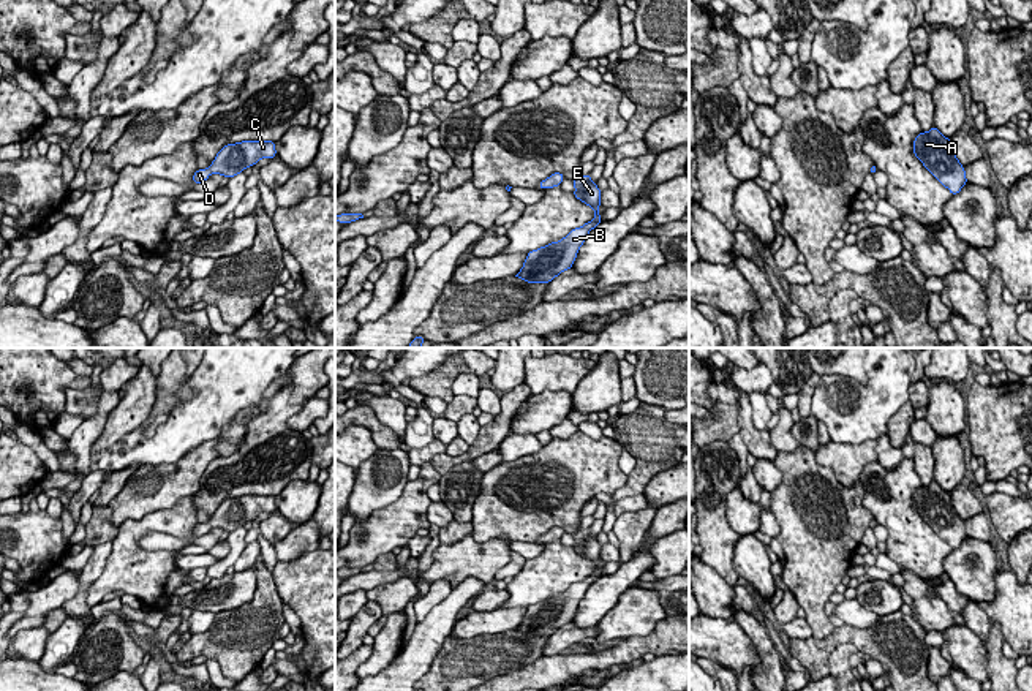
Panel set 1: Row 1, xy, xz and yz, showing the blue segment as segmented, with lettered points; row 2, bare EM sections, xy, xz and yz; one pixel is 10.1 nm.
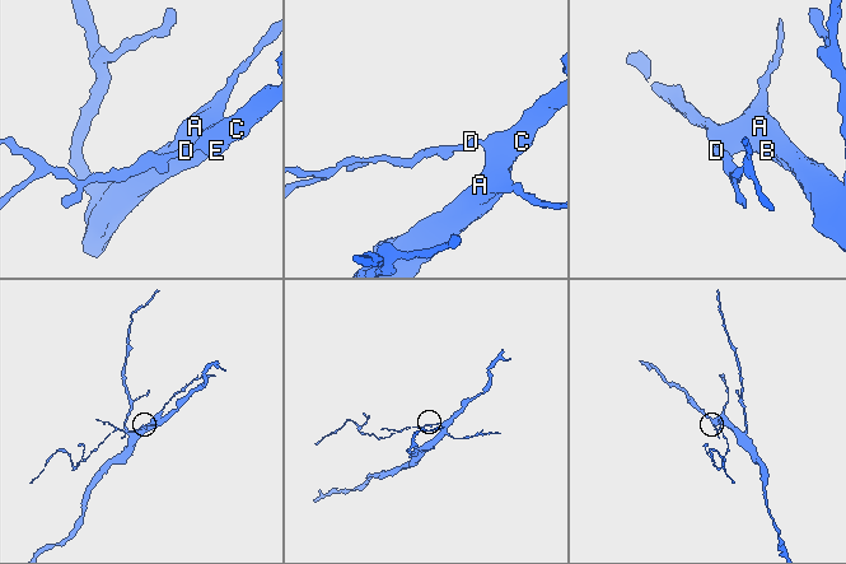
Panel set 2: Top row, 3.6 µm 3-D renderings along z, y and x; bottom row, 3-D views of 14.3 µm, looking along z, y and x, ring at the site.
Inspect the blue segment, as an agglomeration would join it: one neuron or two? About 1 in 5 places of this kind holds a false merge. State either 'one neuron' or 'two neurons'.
one neuron

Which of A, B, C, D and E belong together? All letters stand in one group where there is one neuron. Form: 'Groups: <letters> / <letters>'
Groups: A B C D E

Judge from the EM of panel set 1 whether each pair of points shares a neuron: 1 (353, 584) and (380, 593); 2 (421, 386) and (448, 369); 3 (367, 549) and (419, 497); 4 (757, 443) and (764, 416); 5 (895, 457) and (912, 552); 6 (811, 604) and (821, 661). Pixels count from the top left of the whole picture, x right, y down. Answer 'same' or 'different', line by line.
1: different
2: same
3: same
4: different
5: different
6: different

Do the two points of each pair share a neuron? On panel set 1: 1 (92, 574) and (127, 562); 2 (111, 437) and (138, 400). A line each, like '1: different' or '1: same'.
1: different
2: same

